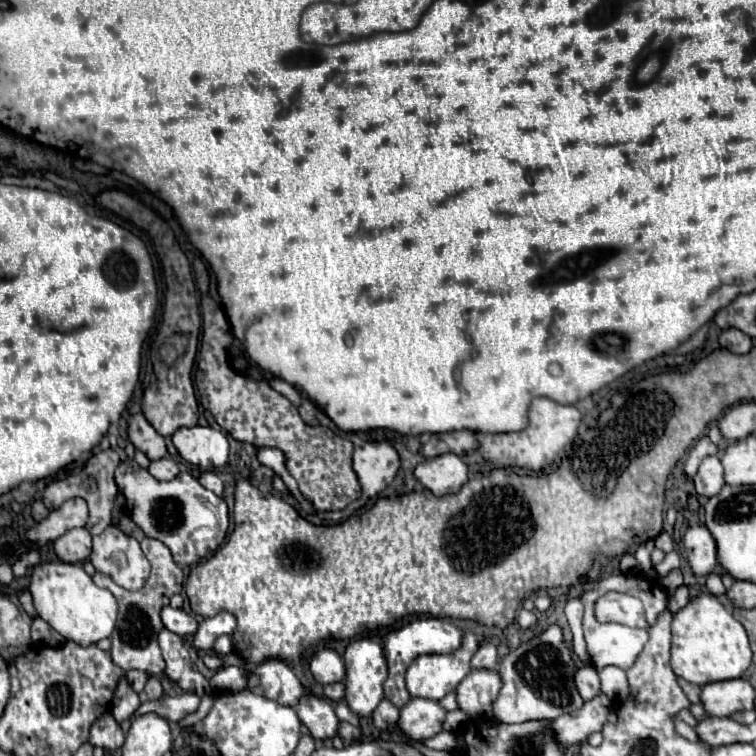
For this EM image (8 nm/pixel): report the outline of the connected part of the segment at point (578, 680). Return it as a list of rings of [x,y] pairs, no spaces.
[[[581,666],[575,670],[575,686],[581,694],[583,700],[591,700],[593,696],[597,696],[599,690],[599,676],[597,670],[593,666]]]

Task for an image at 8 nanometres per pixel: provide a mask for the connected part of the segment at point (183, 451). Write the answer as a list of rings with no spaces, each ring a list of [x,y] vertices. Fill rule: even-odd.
[[[211,426],[179,428],[173,434],[173,444],[183,460],[193,462],[201,470],[219,470],[227,464],[227,436]]]

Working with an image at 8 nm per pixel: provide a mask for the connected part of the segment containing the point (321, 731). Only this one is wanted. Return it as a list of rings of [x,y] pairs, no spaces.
[[[315,694],[301,696],[301,700],[291,708],[299,716],[301,724],[305,724],[309,728],[313,738],[323,740],[323,738],[333,738],[337,734],[339,718],[335,716],[335,710],[327,700],[317,698]]]

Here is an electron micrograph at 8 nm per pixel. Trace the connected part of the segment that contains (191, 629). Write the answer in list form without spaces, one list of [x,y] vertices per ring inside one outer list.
[[[165,606],[161,612],[163,624],[167,630],[179,634],[179,636],[187,636],[187,634],[195,634],[197,632],[197,620],[193,614],[187,614],[185,610],[175,610],[171,606]]]

